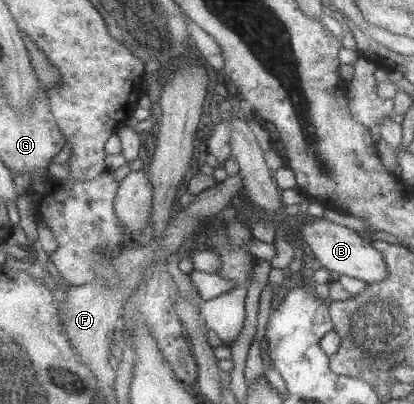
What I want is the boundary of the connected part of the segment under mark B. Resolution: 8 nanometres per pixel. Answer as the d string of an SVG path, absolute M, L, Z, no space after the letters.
M324 217L315 218L309 224L302 224L302 219L296 219L298 229L301 231L303 240L309 245L315 258L329 272L337 272L345 276L358 278L366 283L380 281L387 276L386 262L383 256L364 236L359 236L355 231L345 228L336 222L331 222Z

